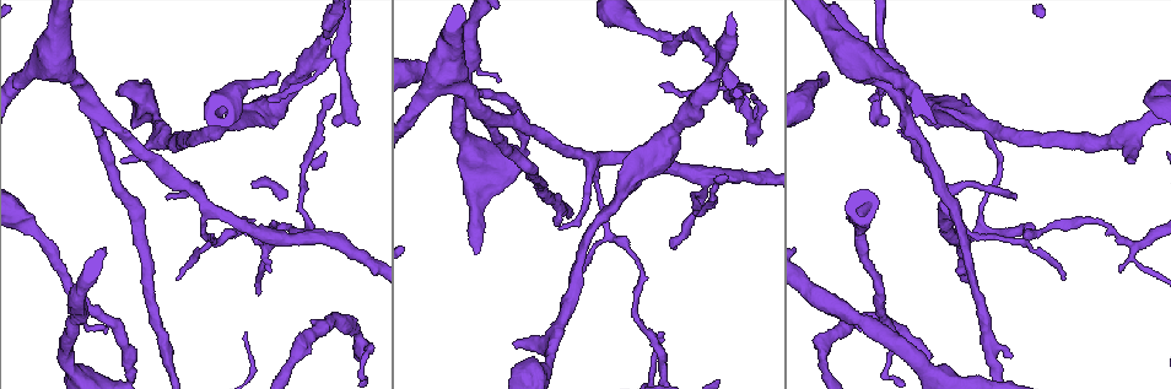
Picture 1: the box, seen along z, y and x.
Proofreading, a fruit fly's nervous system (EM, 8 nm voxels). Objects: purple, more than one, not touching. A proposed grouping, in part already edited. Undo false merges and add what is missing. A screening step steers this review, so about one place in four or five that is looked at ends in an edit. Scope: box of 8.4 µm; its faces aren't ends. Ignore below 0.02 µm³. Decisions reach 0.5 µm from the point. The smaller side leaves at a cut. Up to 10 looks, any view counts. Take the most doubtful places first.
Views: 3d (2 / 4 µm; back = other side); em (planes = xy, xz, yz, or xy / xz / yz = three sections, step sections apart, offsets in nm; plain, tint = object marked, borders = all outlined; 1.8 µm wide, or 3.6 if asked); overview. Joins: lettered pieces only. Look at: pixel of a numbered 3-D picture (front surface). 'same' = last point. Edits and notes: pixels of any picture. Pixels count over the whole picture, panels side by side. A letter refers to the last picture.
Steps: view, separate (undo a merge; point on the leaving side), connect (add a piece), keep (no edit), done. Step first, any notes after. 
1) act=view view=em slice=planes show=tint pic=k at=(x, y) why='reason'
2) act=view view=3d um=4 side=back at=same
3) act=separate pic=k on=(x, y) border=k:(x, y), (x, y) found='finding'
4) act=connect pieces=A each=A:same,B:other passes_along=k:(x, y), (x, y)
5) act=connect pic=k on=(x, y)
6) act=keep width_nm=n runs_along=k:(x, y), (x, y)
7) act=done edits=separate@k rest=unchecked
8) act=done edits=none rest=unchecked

act=view view=em slice=xz step=16 show=tint pic=1 at=(750, 141) why='an open end'

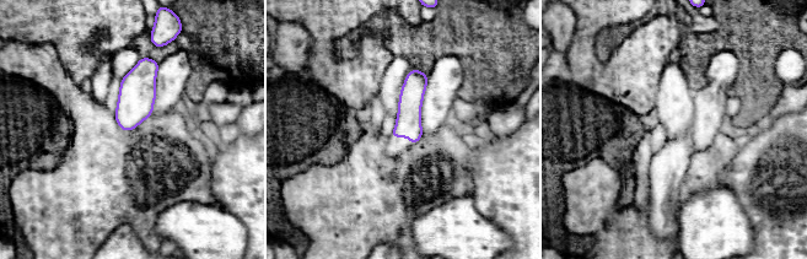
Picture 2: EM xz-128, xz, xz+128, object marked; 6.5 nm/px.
act=view view=em slice=planes show=borders at=same why='cut it another way'

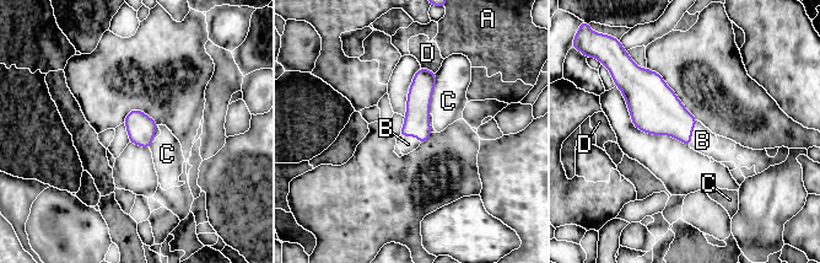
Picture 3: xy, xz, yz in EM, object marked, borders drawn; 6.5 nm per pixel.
act=connect pieces=B each=A:other,B:same,C:other,D:other passes_along=3:(659, 112), (691, 133), (702, 140) found='the neuron continues'

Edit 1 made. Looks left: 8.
act=view view=em slice=yz step=8 show=tint pic=1 at=(672, 39)

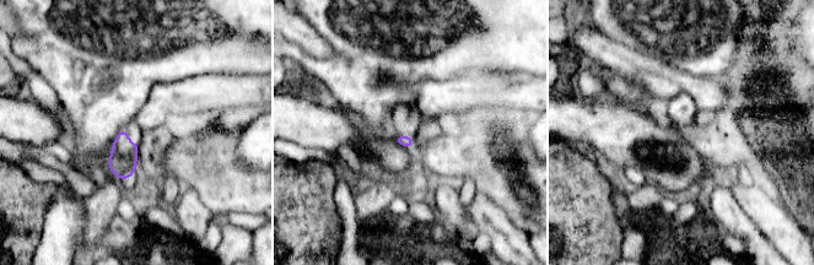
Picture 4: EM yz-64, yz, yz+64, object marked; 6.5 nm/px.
act=view view=em slice=yz step=8 show=borders at=same

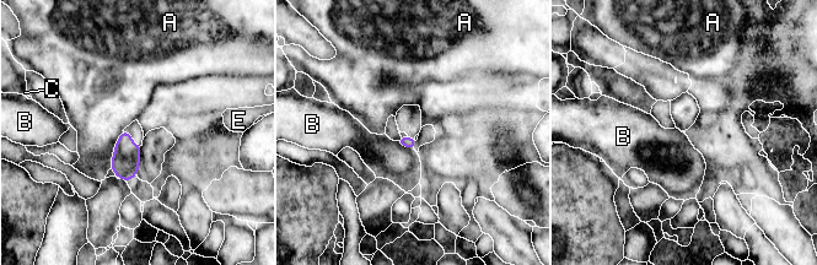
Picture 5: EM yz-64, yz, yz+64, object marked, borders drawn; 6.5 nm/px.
act=keep each=A:other,B:other,C:other,E:other border=5:(123, 131), (116, 144), (109, 168) found='none of them fits'

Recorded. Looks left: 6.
act=view view=3d um=2 pic=1 at=(103, 116) why='two arms in line, one across'

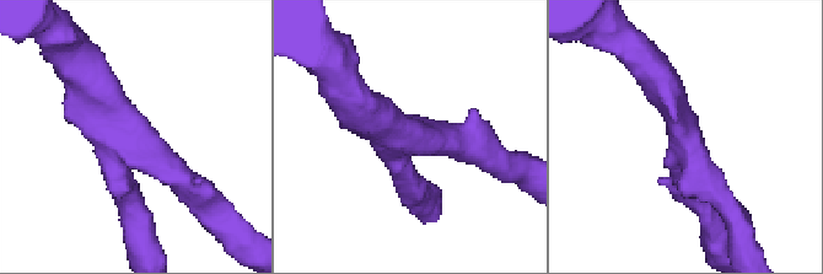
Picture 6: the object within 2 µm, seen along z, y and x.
act=view view=em slice=planes show=plain pic=6 at=(682, 130) arms=3 arm_widths_nm=220,220,280 why='shape alone is not enough'

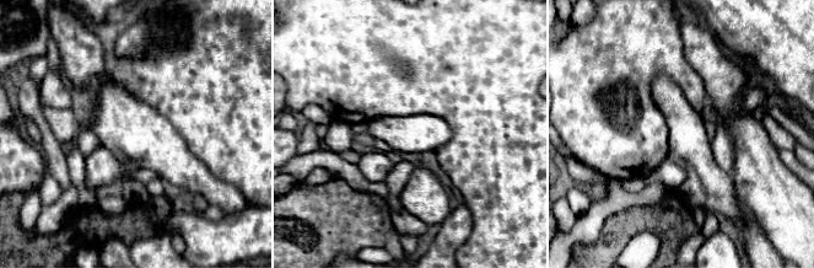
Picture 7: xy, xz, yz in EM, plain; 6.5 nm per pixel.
act=view view=em slice=planes show=borders at=same

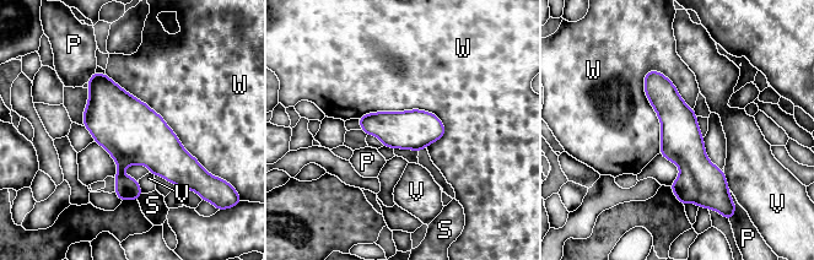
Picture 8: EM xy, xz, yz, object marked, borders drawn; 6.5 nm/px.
act=keep each=P:other,S:other,V:other,W:other border=8:(648, 70), (658, 152) found='continuous, no second neuron'

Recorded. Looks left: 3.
act=view view=em slice=yz step=16 show=borders pic=1 at=(884, 124) why='branch stops here'

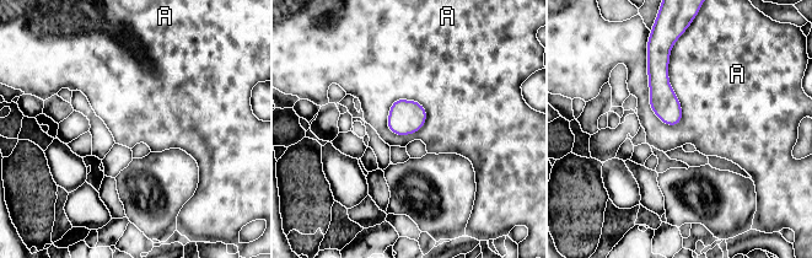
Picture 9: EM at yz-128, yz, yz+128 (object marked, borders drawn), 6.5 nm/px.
act=view view=em slice=planes show=borders at=same why='cut it another way'

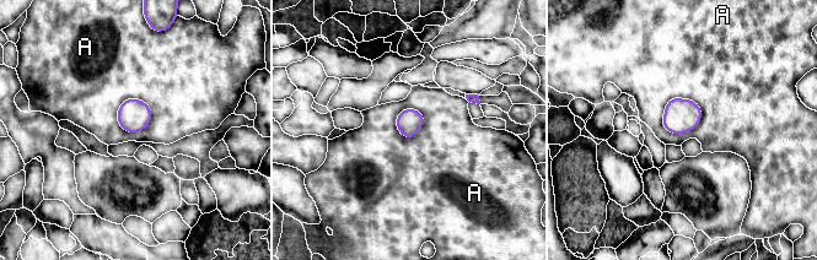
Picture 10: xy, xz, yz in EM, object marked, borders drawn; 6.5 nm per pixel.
act=keep longest_contact=A:280nm each=A:other border=10:(702, 110), (688, 131), (661, 123) found='none of them fits'

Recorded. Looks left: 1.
act=done edits=connect@3 rest=unchecked

